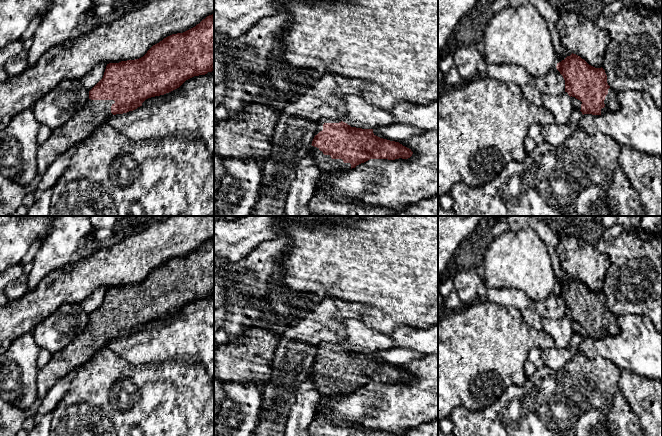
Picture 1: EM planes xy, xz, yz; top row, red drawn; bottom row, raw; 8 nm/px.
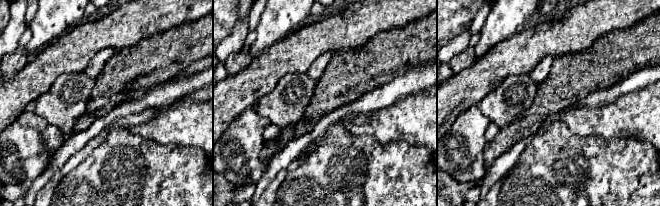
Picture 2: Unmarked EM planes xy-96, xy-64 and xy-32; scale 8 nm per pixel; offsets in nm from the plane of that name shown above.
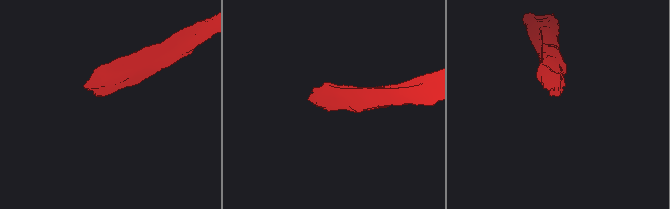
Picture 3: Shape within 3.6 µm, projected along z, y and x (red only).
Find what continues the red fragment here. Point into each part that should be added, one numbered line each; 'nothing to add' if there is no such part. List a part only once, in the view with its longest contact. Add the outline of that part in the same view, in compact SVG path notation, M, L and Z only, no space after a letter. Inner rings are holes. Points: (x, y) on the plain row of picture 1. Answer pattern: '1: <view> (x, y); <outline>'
1: xz (325, 387); M312 369L311 372L313 373L314 386L322 396L340 396L351 393L350 387L344 387L342 383L332 383L330 379L324 379L319 372Z

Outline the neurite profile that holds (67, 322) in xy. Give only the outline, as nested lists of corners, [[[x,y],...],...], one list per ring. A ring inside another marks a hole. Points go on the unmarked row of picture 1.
[[[79,303],[58,307],[32,331],[35,342],[52,355],[77,339],[89,323],[89,314]]]

